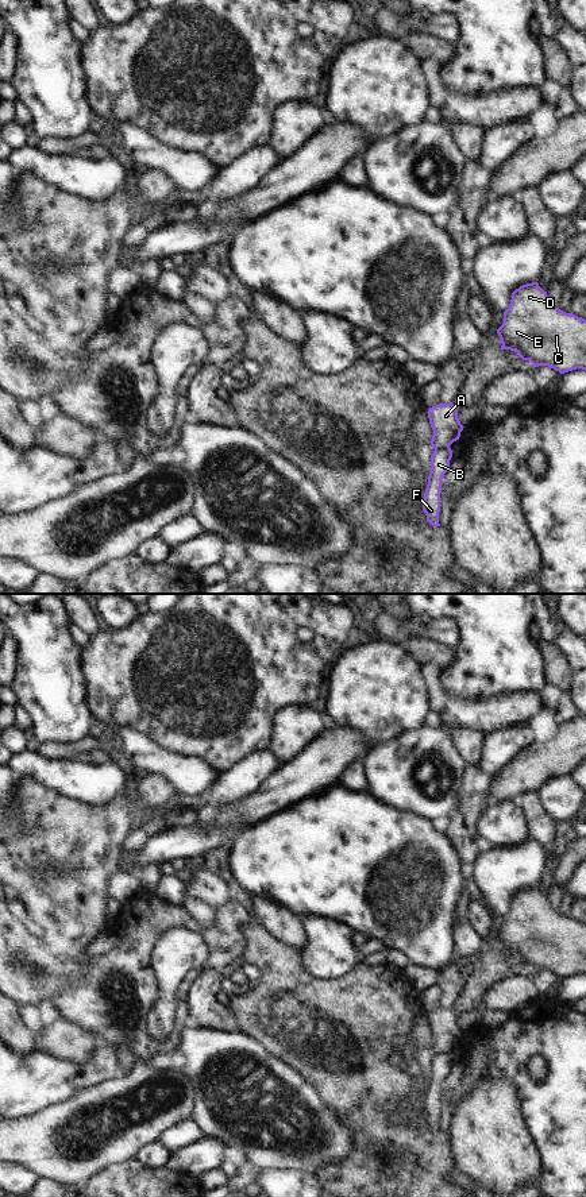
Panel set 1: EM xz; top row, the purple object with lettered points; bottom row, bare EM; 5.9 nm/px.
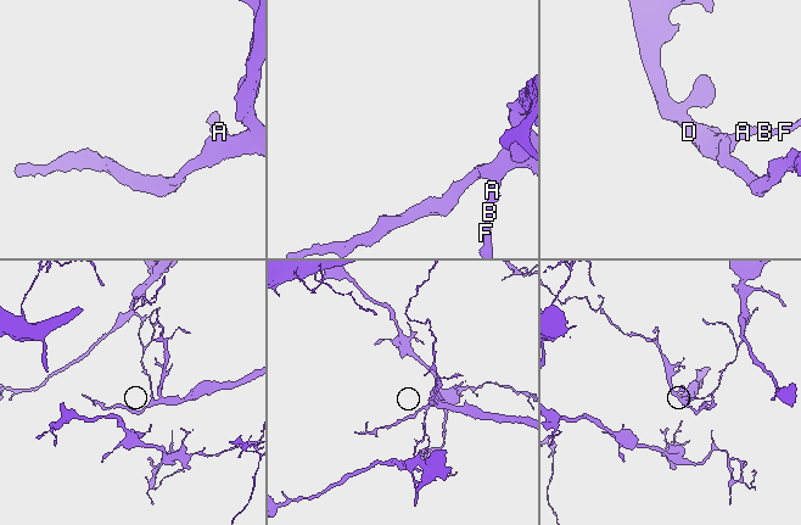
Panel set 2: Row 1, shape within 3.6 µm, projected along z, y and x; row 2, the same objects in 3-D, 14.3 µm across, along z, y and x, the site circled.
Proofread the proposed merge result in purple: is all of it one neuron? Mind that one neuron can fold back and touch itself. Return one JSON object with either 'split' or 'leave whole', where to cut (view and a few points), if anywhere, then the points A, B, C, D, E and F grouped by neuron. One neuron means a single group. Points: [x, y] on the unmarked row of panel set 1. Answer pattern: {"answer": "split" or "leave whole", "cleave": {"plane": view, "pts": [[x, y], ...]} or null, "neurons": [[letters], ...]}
{"answer": "split", "cleave": {"plane": "xz", "pts": [[448, 1050], [435, 1054]]}, "neurons": [["A", "C", "D", "E"], ["B", "F"]]}

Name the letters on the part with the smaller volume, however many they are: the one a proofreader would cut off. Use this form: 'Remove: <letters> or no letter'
Remove: A, C, D, E

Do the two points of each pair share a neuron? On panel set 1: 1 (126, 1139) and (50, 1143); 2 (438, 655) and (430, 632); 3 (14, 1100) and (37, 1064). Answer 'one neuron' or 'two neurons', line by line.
1: one neuron
2: two neurons
3: one neuron

